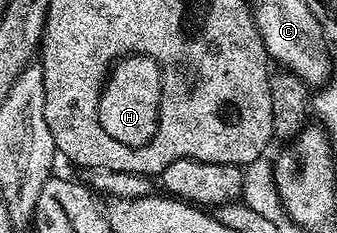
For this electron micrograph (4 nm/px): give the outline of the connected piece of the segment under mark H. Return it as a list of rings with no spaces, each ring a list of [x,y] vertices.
[[[127,54],[119,58],[107,74],[98,100],[98,118],[104,131],[125,146],[146,145],[158,129],[162,86],[162,70],[150,56]]]

